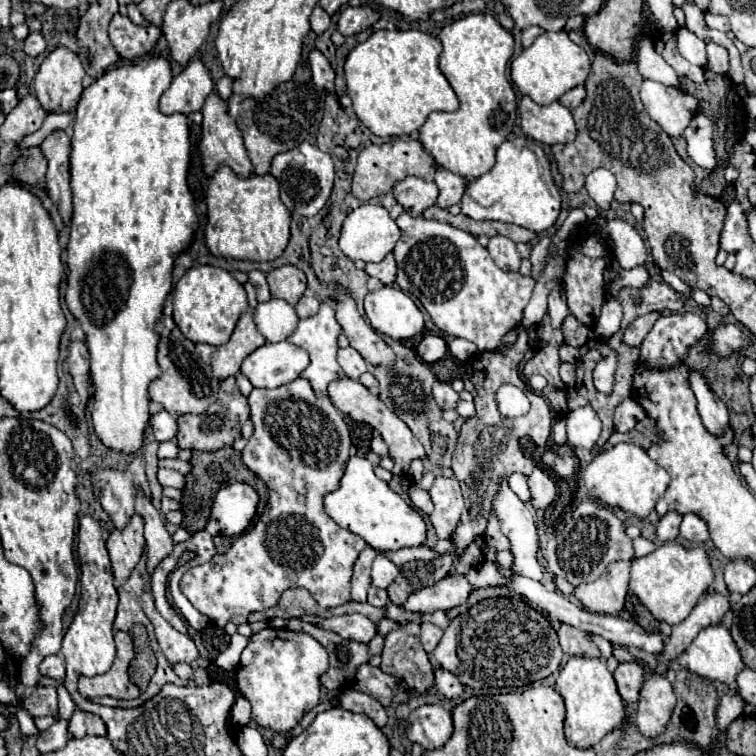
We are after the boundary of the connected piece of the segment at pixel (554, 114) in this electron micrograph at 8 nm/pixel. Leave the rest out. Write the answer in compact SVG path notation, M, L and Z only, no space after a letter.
M522 97L520 101L520 121L522 131L546 145L556 143L572 143L576 137L576 127L570 109L554 101L550 105L536 105L530 97Z

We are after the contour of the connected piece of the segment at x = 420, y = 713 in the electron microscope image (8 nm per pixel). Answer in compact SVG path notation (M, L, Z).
M422 705L410 713L406 735L422 749L440 749L452 737L452 715L442 705Z

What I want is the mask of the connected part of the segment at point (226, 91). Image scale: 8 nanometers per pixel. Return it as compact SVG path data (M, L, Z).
M224 75L224 77L218 79L216 89L218 89L218 93L220 93L222 99L228 99L228 97L232 95L232 85L234 85L234 81L232 81L232 77L228 77L228 75Z

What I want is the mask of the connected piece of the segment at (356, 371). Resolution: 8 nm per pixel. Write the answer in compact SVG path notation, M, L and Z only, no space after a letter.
M346 347L346 349L338 351L338 363L340 363L344 375L350 377L350 379L358 379L364 371L368 371L368 363L352 347Z

